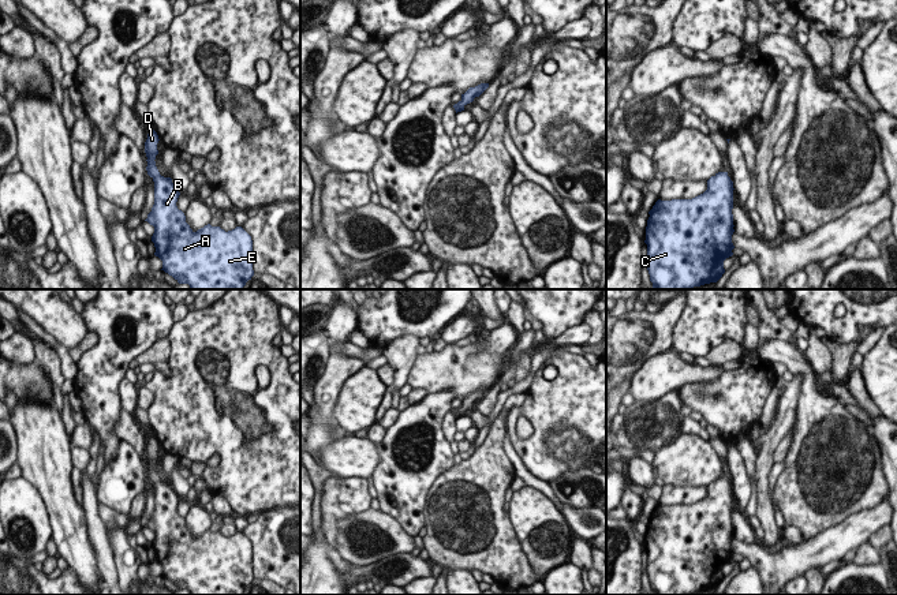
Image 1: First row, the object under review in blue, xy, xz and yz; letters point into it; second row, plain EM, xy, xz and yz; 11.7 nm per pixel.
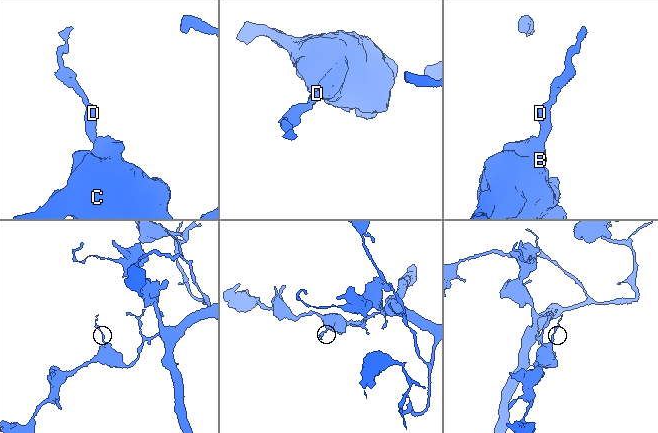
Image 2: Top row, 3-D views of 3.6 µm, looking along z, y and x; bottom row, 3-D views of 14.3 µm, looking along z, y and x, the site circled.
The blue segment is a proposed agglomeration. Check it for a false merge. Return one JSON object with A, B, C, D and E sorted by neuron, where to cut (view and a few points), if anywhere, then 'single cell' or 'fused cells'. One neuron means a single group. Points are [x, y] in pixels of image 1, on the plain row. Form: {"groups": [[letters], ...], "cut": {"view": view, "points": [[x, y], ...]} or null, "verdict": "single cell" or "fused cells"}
{"groups": [["A", "B", "C", "D", "E"]], "cut": null, "verdict": "single cell"}

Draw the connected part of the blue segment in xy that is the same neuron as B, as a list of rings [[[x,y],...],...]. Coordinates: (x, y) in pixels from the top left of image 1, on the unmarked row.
[[[152,435],[145,448],[146,476],[154,487],[154,510],[145,527],[154,532],[152,547],[156,553],[154,561],[162,566],[161,576],[179,590],[188,590],[190,595],[243,595],[254,581],[251,542],[242,532],[228,538],[210,529],[197,538],[190,534],[184,519],[176,512],[180,498],[173,491],[172,484],[161,482],[156,472],[158,446],[157,438]]]

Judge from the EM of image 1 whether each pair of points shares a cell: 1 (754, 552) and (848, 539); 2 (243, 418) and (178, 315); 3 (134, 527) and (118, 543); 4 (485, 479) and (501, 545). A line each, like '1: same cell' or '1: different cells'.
1: same cell
2: different cells
3: different cells
4: same cell

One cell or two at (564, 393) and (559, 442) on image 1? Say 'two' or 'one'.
one

